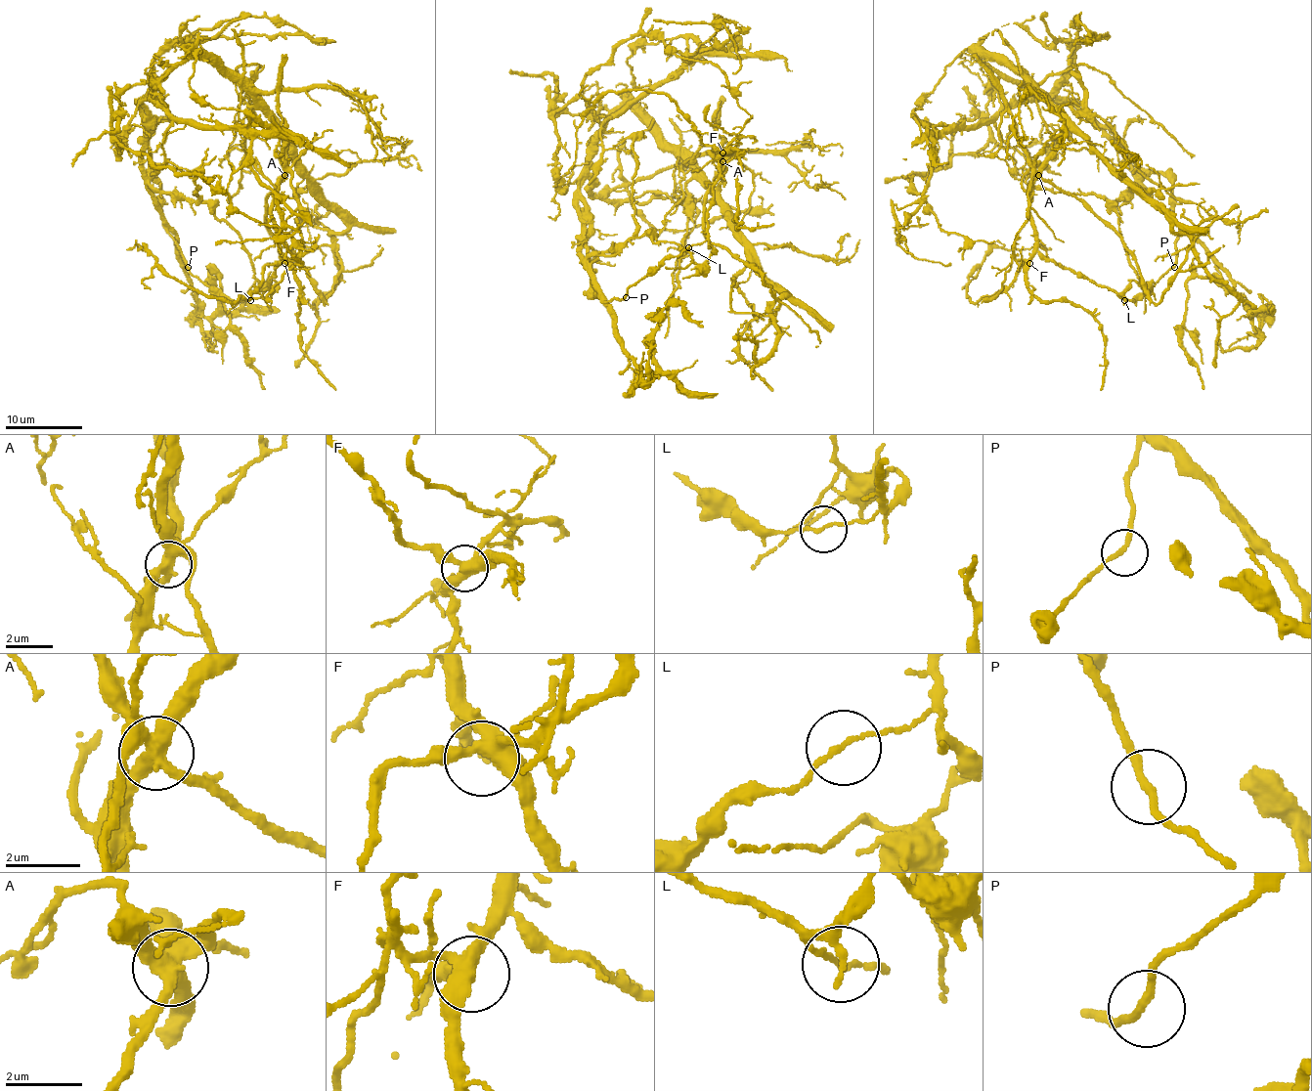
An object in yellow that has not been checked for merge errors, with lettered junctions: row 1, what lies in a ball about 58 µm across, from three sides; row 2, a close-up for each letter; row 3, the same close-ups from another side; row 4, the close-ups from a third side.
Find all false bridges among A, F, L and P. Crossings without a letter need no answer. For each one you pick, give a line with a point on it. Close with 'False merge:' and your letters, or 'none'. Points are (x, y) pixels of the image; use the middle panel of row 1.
A: place (722, 161)
L: place (688, 247)
False merge: A, L

